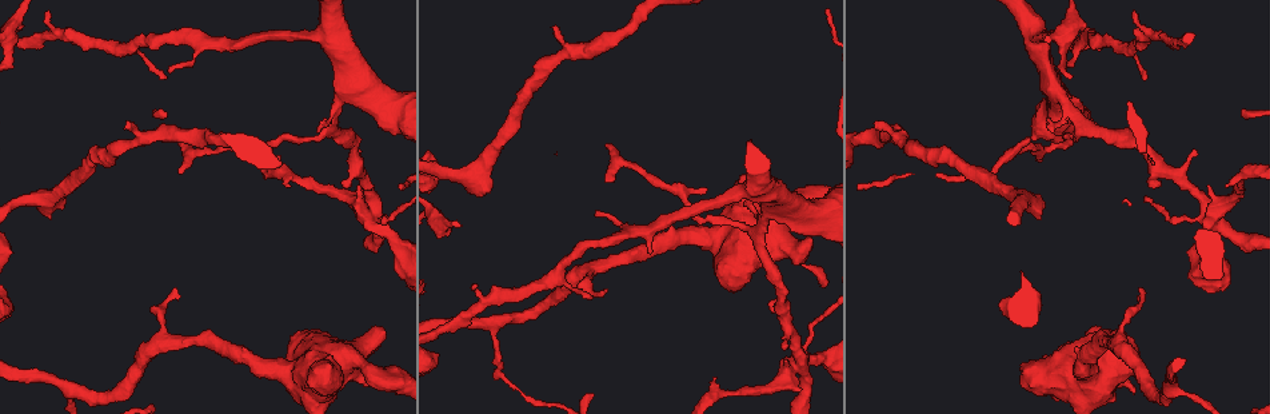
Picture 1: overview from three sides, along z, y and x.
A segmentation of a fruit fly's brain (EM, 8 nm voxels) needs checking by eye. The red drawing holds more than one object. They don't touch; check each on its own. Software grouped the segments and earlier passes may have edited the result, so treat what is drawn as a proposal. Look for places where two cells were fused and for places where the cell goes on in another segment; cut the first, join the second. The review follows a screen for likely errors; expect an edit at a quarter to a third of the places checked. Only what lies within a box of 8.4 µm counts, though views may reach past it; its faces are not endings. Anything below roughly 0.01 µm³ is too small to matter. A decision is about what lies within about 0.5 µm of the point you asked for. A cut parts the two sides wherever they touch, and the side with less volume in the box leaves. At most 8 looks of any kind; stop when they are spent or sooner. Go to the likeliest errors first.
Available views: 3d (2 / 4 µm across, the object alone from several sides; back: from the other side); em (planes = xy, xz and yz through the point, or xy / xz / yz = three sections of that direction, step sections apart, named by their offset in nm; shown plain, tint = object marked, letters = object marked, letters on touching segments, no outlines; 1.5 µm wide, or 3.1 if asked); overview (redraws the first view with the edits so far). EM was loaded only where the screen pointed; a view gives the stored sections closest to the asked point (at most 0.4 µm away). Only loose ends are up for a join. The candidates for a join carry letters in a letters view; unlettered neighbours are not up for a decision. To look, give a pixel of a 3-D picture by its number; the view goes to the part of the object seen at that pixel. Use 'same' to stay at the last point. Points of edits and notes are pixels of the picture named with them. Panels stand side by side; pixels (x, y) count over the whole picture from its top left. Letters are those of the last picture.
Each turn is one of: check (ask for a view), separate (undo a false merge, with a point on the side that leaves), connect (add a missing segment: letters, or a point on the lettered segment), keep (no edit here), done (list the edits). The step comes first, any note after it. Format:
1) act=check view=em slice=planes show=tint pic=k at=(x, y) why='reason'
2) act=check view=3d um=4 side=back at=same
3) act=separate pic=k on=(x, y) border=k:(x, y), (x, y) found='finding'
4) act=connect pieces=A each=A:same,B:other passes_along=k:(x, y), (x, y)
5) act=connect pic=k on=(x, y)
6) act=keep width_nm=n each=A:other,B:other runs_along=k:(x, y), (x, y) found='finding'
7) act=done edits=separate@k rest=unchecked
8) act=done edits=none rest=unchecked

act=check view=em slice=planes show=plain pic=1 at=(1209, 209) why='looks like a crossing'

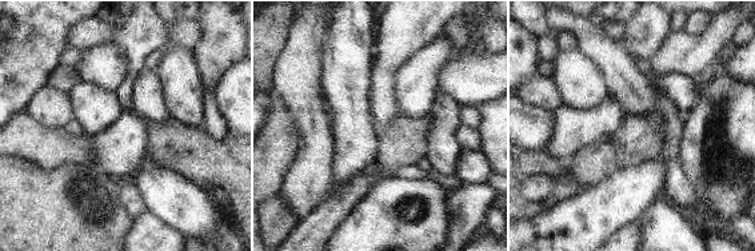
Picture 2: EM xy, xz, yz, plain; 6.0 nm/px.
act=check view=em slice=planes show=letters at=same why='what lies round it'

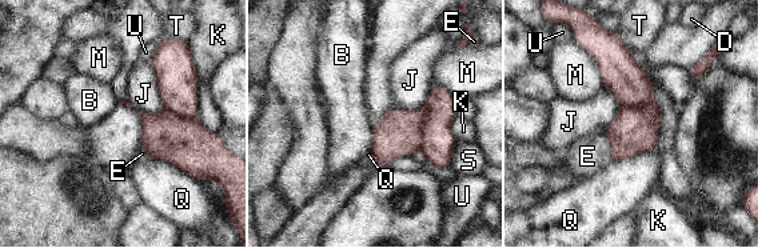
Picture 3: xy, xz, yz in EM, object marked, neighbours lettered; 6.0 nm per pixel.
act=separate pic=3 on=(399, 132) each=B:other,D:other,E:other,J:other,K:other,M:other,Q:other,S:other,T:other,U:other border=3:(425, 107), (426, 120), (419, 147) found='two cells meet here'

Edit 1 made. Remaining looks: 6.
act=check view=overview why='redraw'

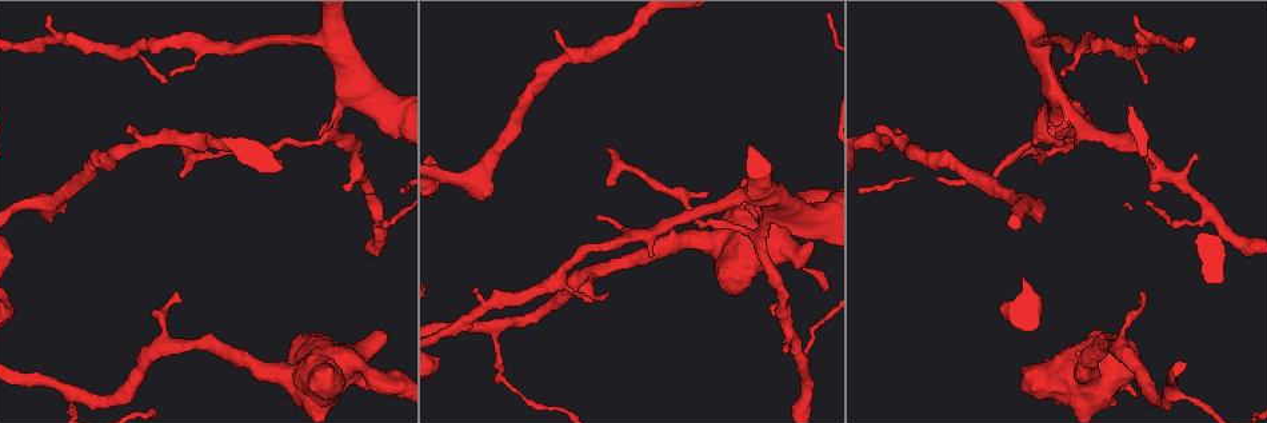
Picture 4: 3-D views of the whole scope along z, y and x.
act=check view=3d um=2 pic=4 at=(877, 130) why='branch stops here'

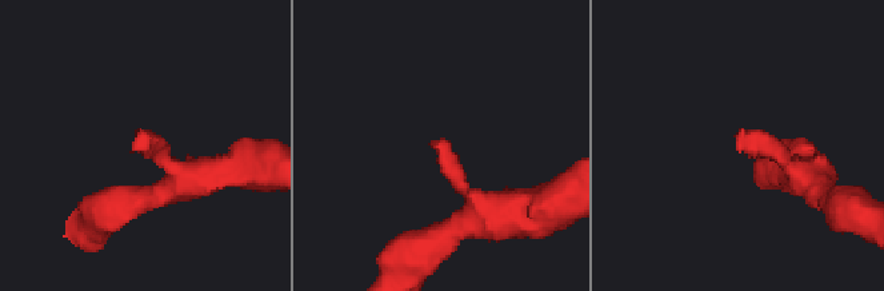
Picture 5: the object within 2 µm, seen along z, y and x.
act=check view=em slice=planes show=plain pic=5 at=(138, 152)

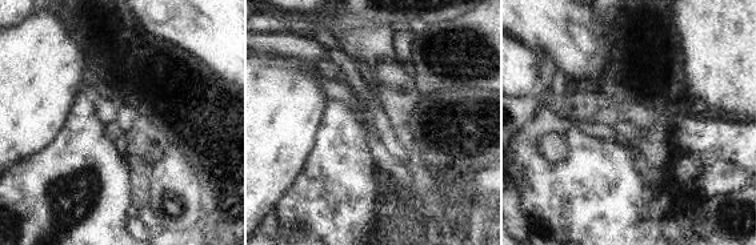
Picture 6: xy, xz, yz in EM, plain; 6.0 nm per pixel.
act=check view=em slice=planes show=letters at=same

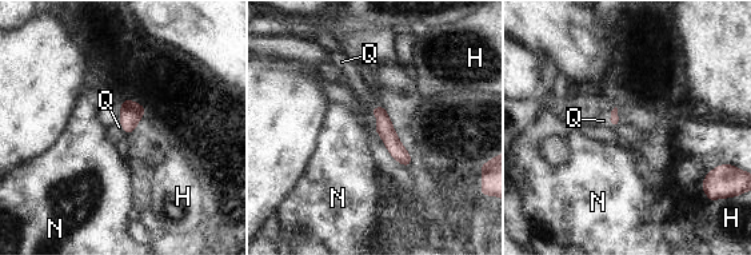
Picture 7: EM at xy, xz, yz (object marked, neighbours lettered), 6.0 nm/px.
act=connect pieces=Q each=H:other,N:other,Q:same passes_along=7:(614, 119), (610, 120), (603, 120) found='the cell continues'

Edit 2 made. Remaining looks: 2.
act=done edits=separate@3,connect@7 rest=unchecked

